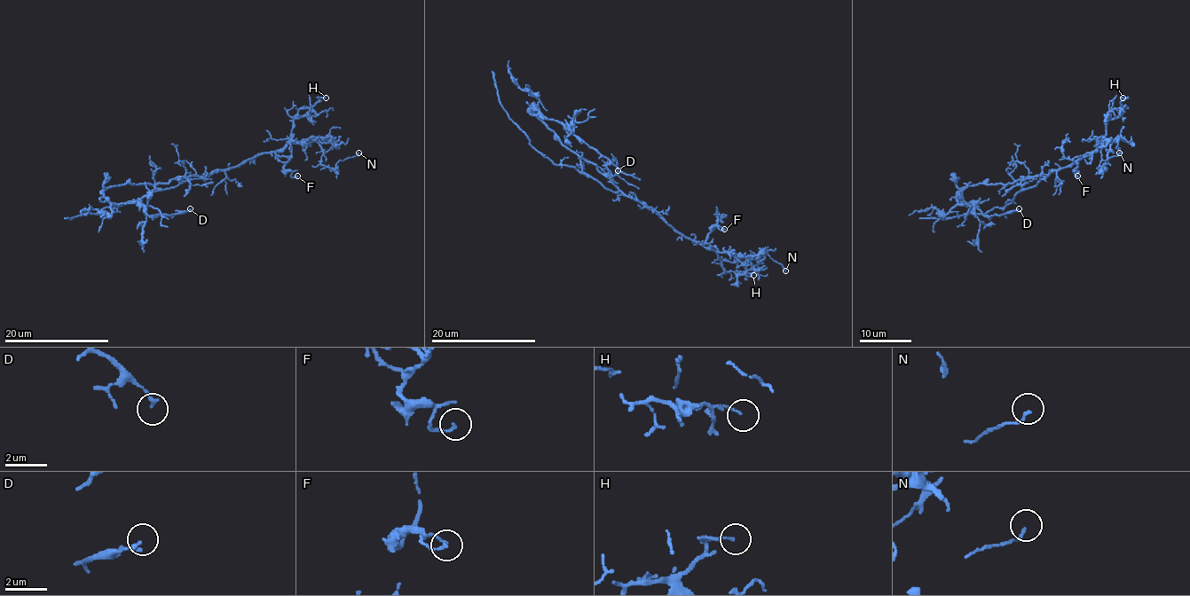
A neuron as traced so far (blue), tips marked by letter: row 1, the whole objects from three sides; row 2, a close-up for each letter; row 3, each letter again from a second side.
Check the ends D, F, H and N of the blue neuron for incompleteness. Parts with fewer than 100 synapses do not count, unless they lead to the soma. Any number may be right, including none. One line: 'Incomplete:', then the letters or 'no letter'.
Incomplete: no letter

